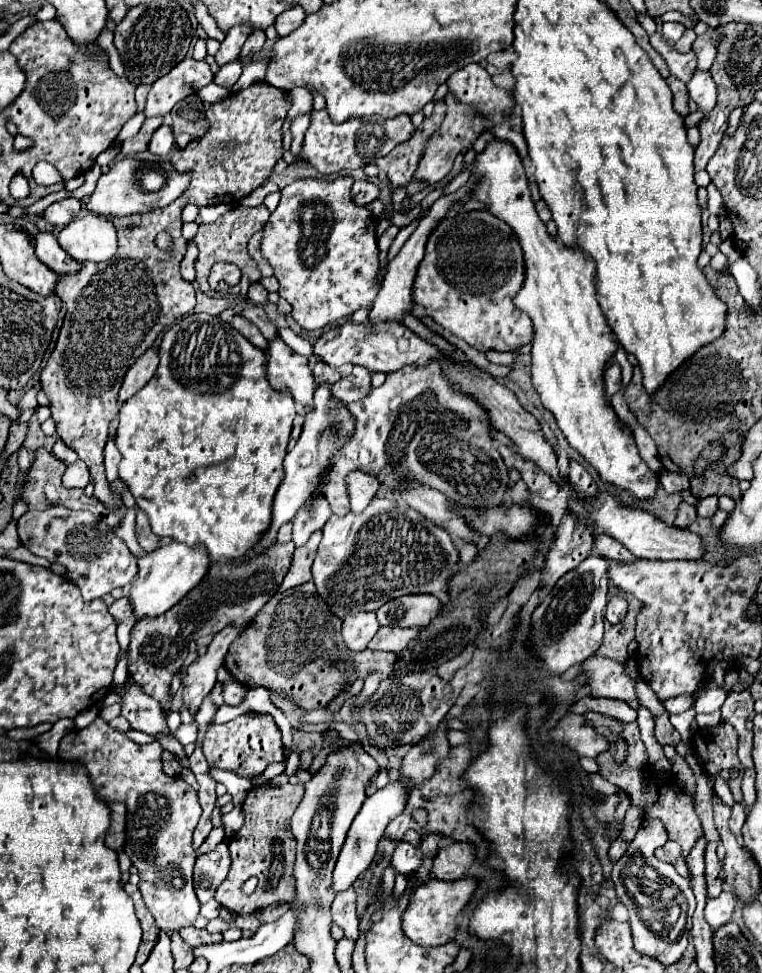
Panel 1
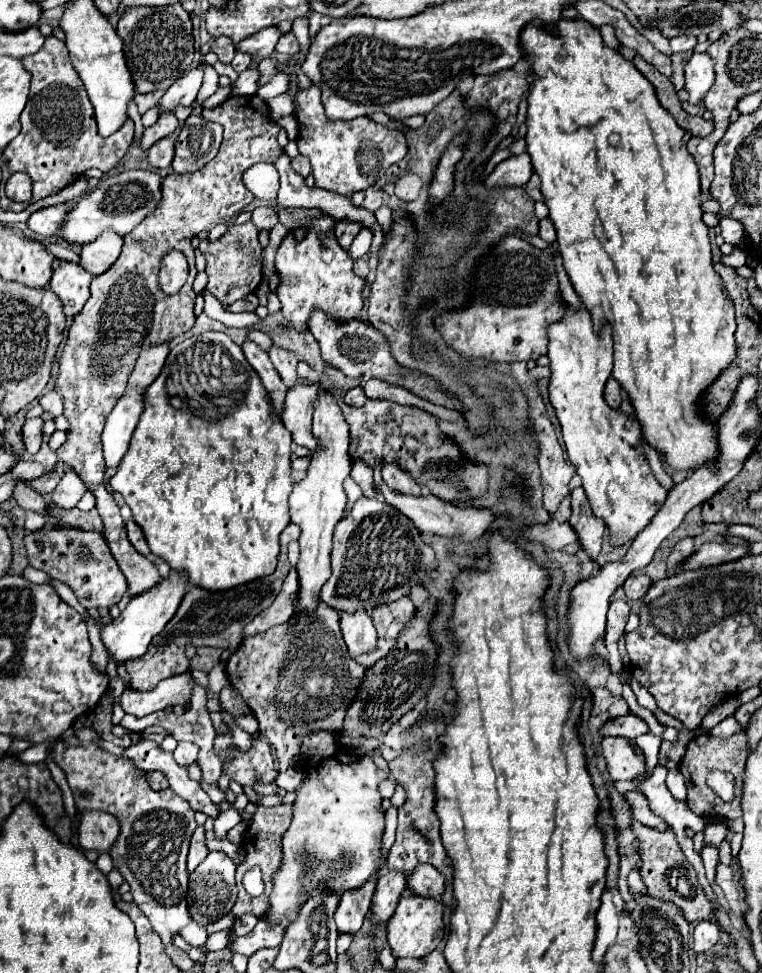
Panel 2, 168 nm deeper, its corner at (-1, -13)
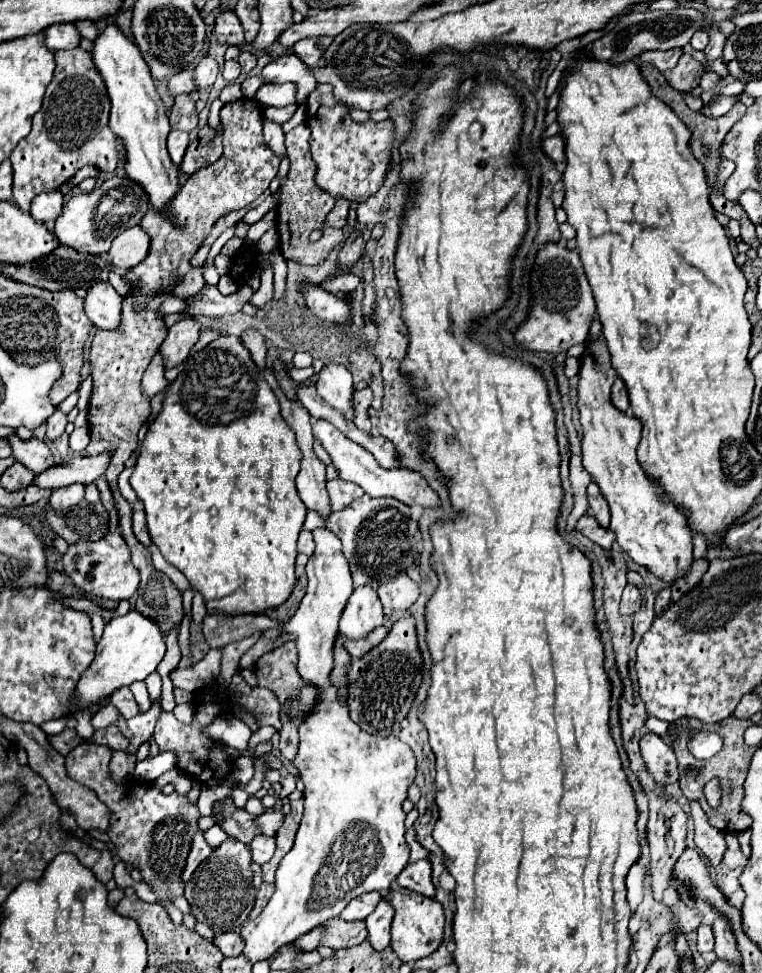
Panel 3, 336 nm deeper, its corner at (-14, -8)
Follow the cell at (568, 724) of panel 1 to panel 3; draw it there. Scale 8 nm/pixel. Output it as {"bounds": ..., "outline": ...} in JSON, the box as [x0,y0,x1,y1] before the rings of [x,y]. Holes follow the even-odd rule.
{"bounds":[640,733,678,785],"outline":[[[646,733],[640,739],[640,751],[648,765],[648,771],[654,775],[654,779],[662,785],[670,785],[678,781],[678,761],[668,743],[662,741],[656,733]]]}

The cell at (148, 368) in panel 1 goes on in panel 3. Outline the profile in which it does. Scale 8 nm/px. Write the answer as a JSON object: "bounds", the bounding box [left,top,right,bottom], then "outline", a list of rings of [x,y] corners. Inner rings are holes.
{"bounds":[160,317,200,369],"outline":[[[186,317],[174,323],[174,327],[168,331],[168,337],[160,347],[164,367],[170,369],[180,365],[188,357],[194,343],[198,341],[198,335],[200,335],[200,323],[194,317]]]}

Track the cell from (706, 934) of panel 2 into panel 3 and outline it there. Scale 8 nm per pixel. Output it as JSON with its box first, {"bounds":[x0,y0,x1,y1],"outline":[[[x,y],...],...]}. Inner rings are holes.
{"bounds":[696,923,714,953],"outline":[[[702,923],[702,925],[696,929],[696,933],[698,933],[696,949],[698,949],[700,953],[708,953],[708,951],[712,951],[712,949],[714,949],[714,933],[712,933],[712,927]]]}

